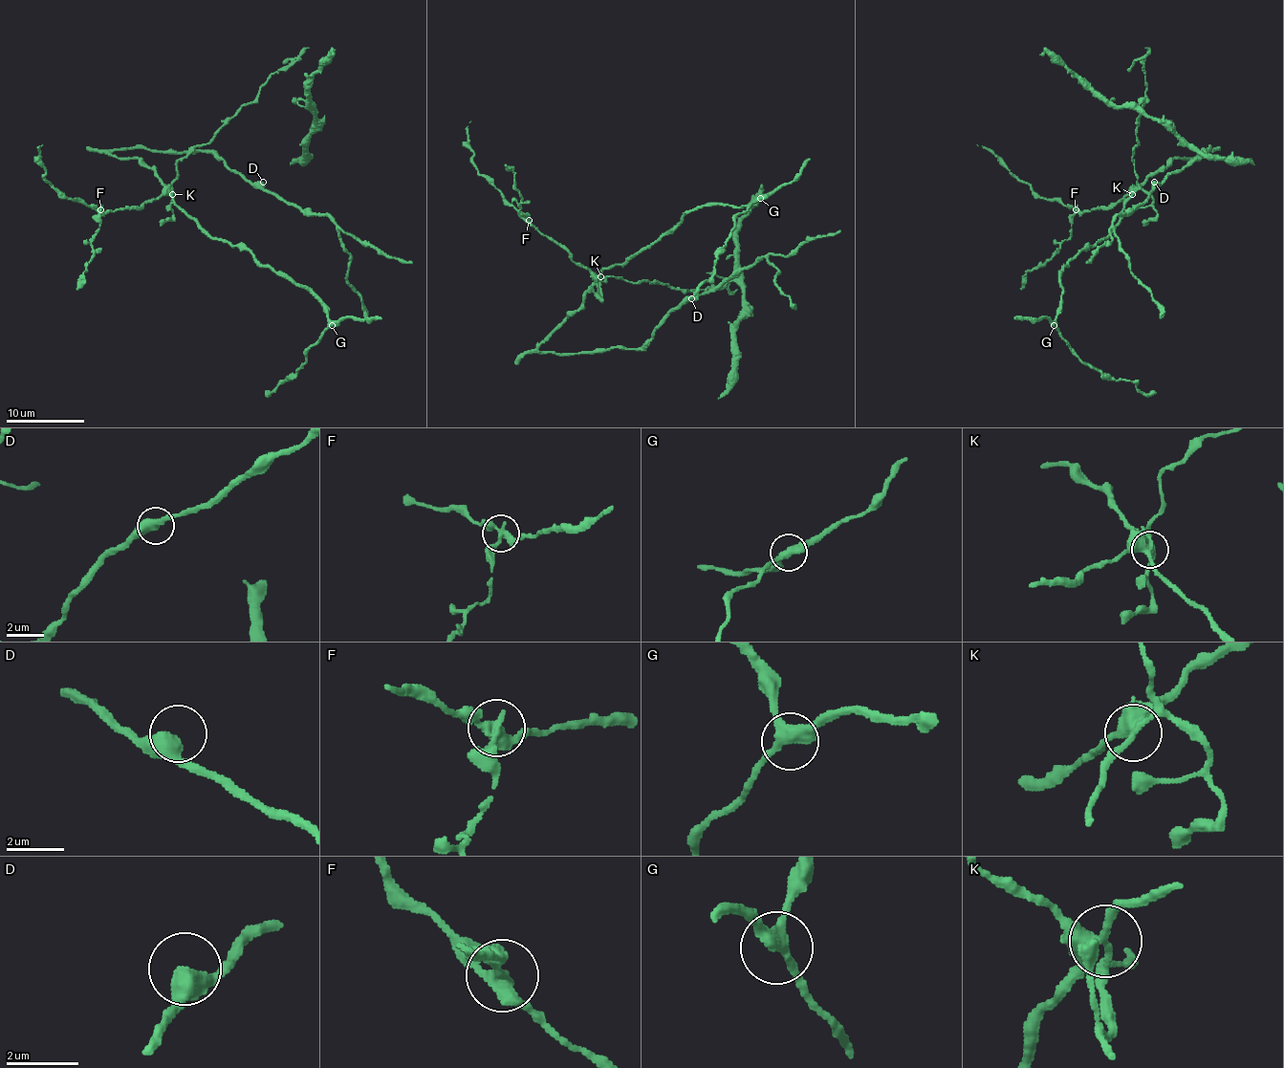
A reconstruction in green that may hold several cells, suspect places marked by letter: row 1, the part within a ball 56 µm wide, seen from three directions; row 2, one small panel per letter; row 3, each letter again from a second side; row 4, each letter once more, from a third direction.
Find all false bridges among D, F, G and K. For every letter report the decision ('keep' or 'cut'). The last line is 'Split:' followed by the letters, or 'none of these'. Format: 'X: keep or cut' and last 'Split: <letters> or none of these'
D: keep
F: cut
G: keep
K: cut
Split: F, K

